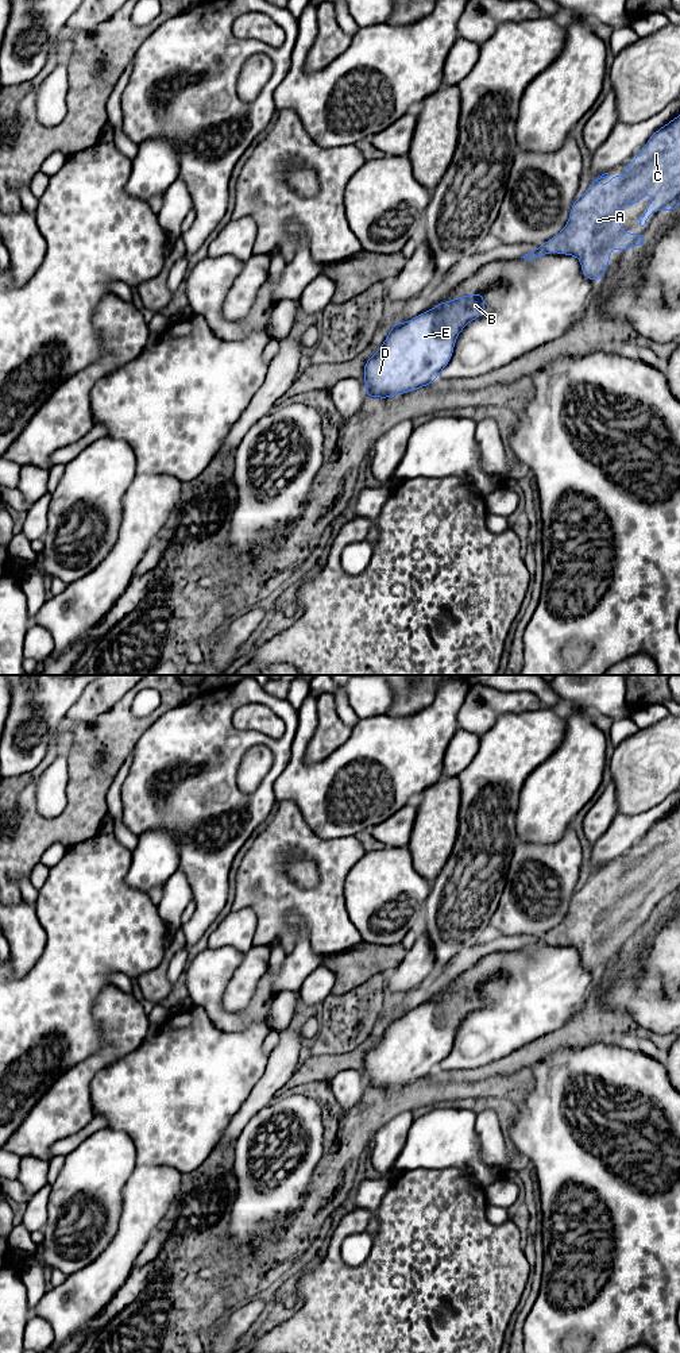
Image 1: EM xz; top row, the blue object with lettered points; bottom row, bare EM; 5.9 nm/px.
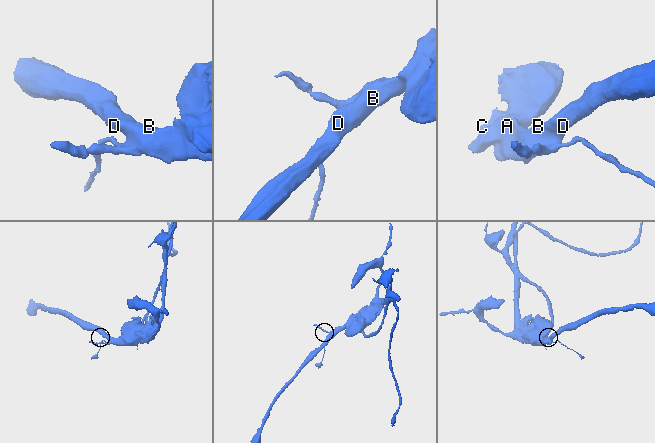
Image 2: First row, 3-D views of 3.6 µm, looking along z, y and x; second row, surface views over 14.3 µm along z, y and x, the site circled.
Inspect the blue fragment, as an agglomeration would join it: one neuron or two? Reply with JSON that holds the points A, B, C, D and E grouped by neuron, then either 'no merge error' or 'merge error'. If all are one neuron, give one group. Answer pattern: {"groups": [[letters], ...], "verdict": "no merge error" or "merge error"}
{"groups": [["A", "C"], ["B", "D", "E"]], "verdict": "merge error"}

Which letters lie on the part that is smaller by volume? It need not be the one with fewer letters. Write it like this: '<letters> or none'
A, C

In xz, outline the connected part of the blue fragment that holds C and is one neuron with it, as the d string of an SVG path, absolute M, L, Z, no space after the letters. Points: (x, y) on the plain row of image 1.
M680 806L657 821L648 834L637 844L637 851L625 856L626 867L604 864L594 871L587 883L573 893L567 917L560 925L546 932L541 938L548 944L575 947L582 953L582 964L591 972L604 967L613 940L629 941L642 937L648 929L640 925L627 925L618 910L619 901L626 895L637 898L644 886L650 886L653 894L638 909L640 917L649 913L652 903L665 901L668 905L680 897Z

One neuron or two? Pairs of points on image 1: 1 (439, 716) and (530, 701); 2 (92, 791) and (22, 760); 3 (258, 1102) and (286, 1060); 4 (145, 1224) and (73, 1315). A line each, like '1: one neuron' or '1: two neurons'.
1: two neurons
2: two neurons
3: one neuron
4: one neuron

